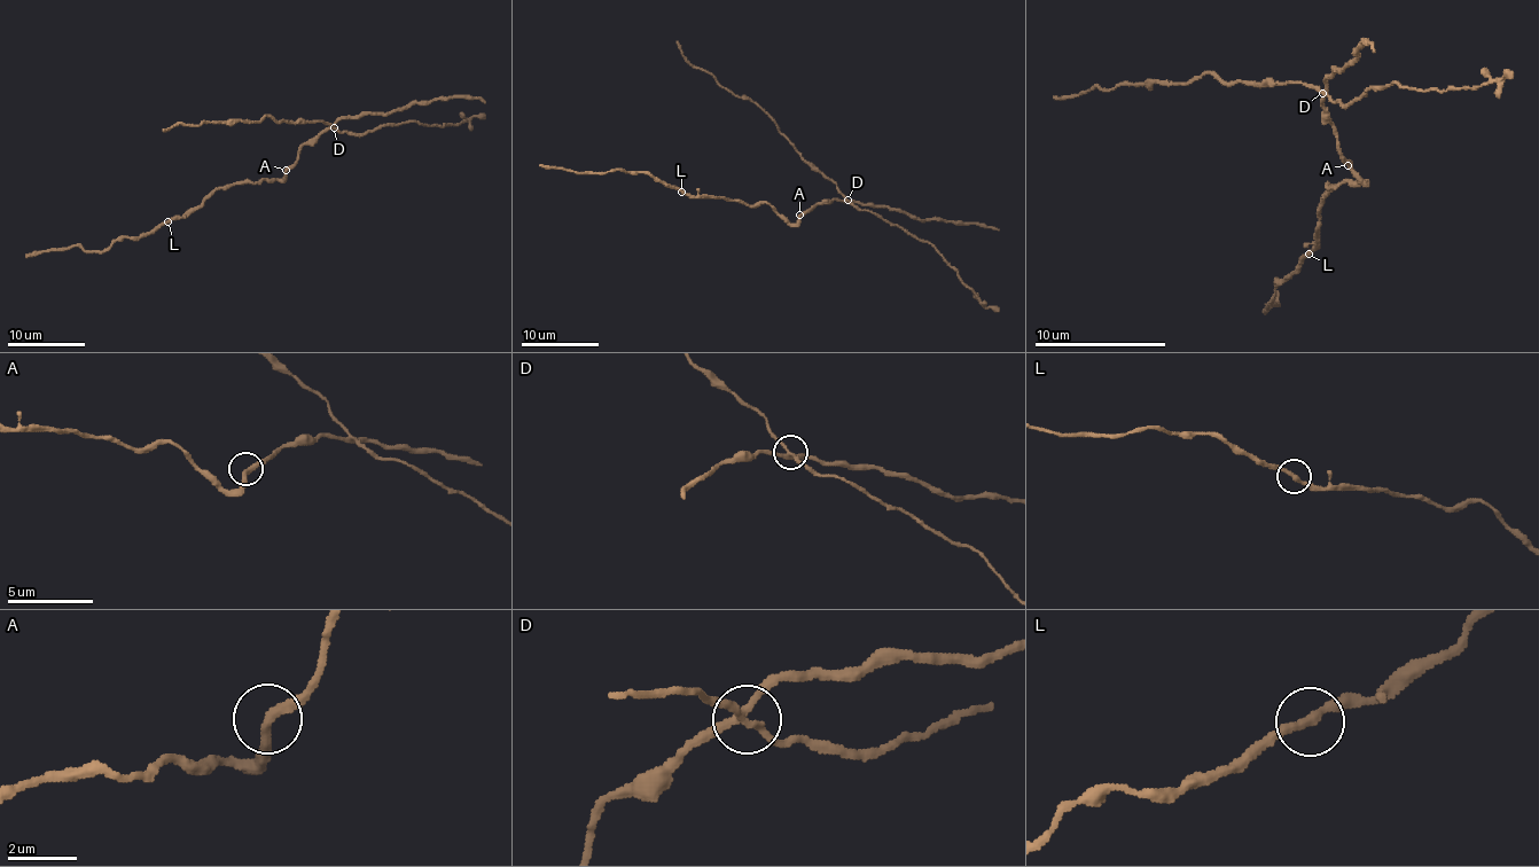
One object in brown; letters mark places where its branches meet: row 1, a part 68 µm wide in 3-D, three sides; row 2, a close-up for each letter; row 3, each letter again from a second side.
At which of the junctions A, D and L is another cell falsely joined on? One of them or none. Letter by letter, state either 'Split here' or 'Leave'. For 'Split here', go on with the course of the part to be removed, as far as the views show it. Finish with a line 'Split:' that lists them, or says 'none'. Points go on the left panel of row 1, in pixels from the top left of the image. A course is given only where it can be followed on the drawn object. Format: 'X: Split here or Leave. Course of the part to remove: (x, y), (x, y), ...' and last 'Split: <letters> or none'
A: Leave
D: Leave
L: Leave
Split: none

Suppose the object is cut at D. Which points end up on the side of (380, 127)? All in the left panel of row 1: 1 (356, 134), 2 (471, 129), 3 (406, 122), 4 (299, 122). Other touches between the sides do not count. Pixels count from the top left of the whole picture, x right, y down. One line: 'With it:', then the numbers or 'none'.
With it: 1, 2, 3, 4

